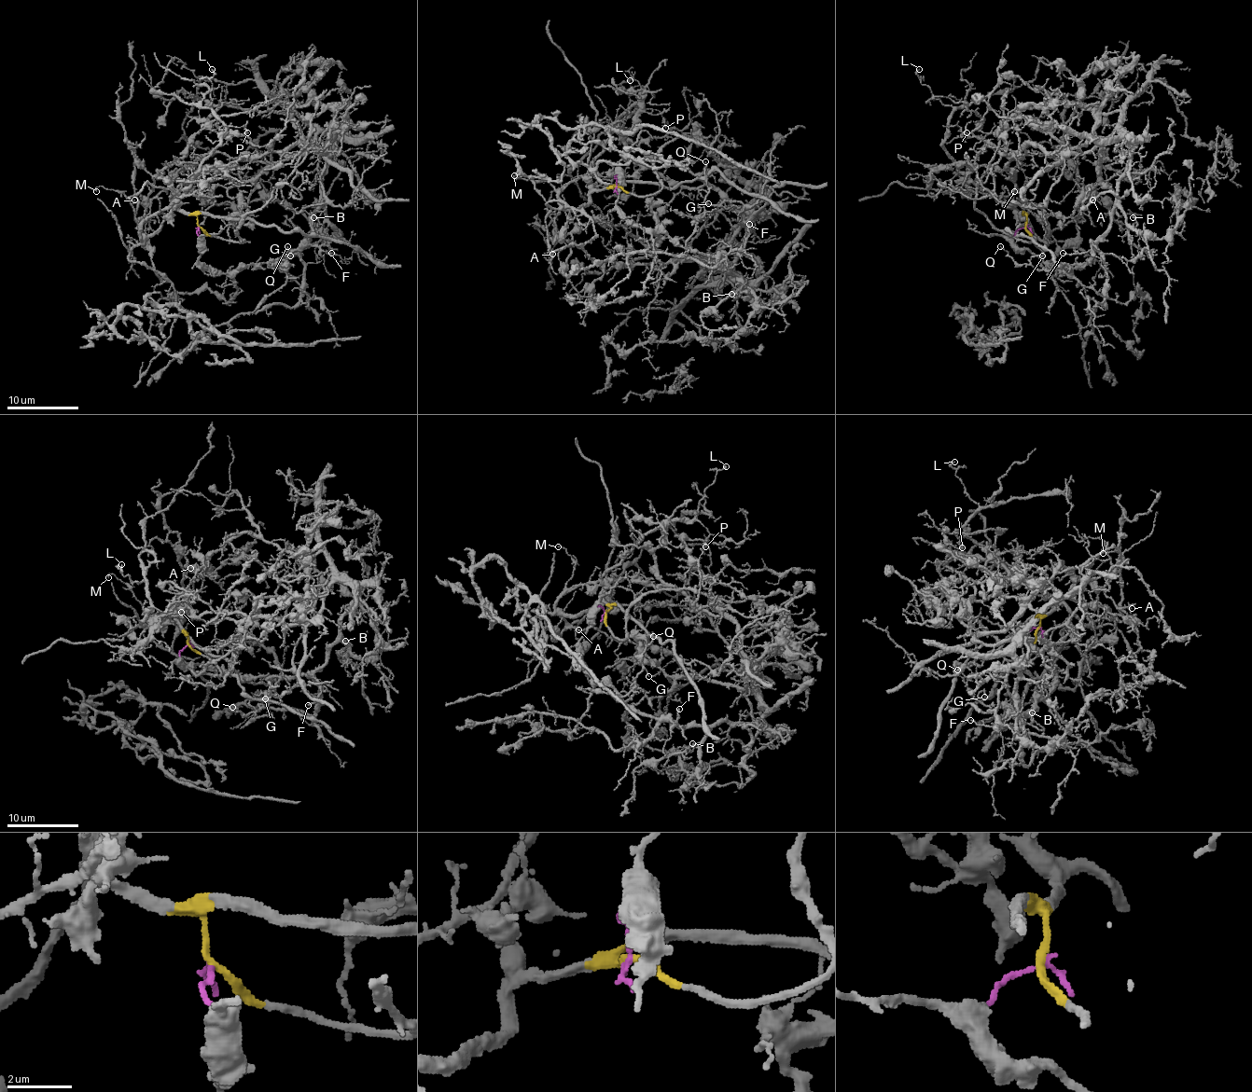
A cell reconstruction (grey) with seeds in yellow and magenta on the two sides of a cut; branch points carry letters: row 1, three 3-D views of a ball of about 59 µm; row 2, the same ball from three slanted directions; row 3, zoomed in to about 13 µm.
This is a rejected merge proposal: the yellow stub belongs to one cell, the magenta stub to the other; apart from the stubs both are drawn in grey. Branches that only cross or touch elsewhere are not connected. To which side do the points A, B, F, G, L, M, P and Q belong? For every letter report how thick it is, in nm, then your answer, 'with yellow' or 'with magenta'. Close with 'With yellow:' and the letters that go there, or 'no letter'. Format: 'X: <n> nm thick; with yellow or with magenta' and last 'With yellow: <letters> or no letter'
A: 130 nm thick; with yellow
B: 110 nm thick; with magenta
F: 140 nm thick; with magenta
G: 80 nm thick; with magenta
L: 180 nm thick; with yellow
M: 80 nm thick; with yellow
P: 150 nm thick; with yellow
Q: 110 nm thick; with magenta
With yellow: A, L, M, P

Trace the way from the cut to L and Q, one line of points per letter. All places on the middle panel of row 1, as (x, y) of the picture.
L: (617, 187), (594, 189), (580, 208), (559, 202), (611, 125), (643, 108), (629, 114), (629, 80)
Q: (617, 187), (615, 177), (618, 175), (617, 206), (629, 218), (685, 240), (695, 228), (708, 191), (704, 160)

